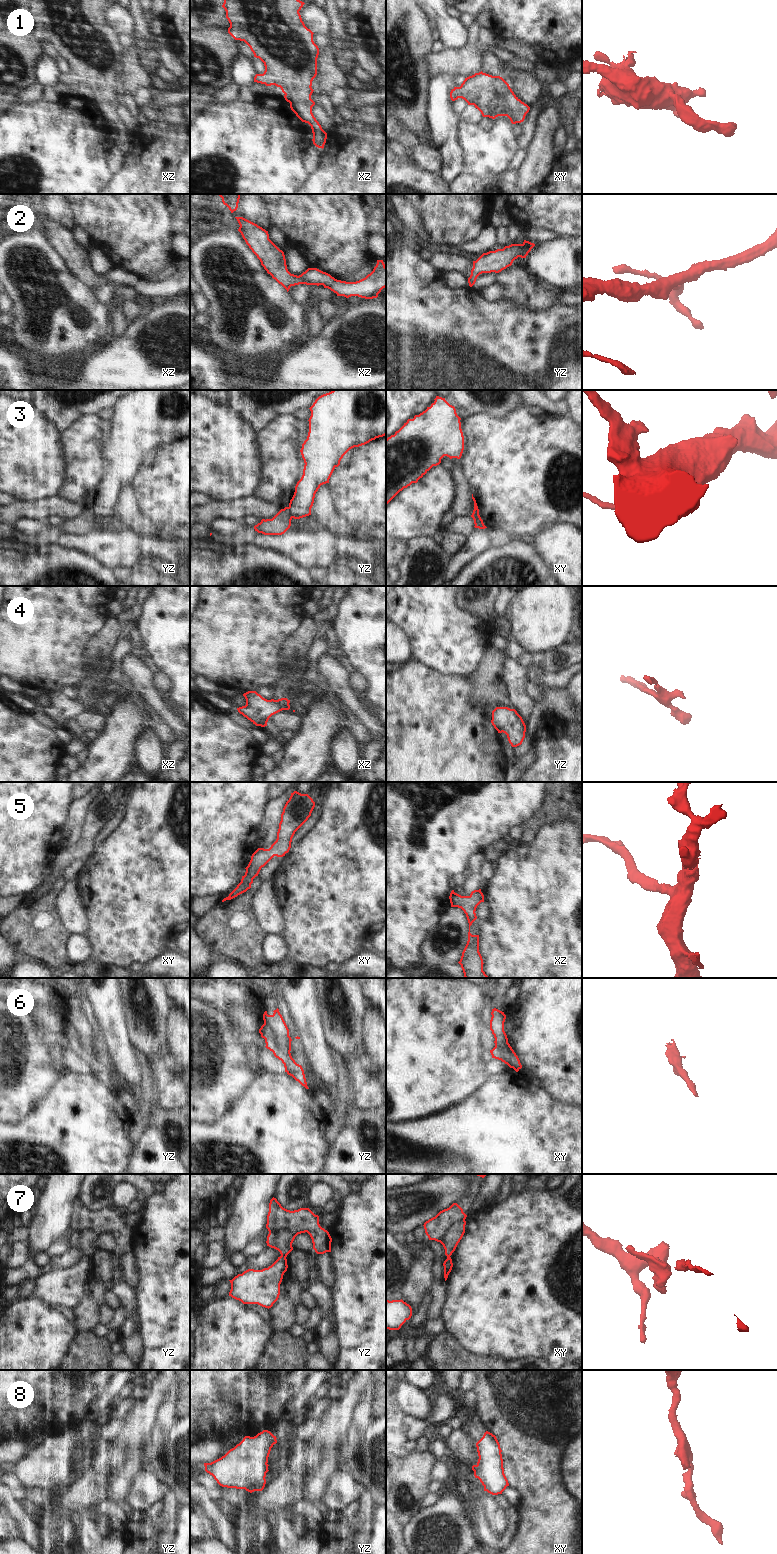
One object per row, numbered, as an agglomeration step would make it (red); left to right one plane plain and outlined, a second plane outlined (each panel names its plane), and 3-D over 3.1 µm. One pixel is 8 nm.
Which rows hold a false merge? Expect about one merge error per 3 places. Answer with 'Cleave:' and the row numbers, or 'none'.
Cleave: 6, 7

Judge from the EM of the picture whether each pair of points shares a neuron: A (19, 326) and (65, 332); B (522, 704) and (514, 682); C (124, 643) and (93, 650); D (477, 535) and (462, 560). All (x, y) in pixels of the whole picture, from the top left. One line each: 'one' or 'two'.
A: one
B: one
C: two
D: one

